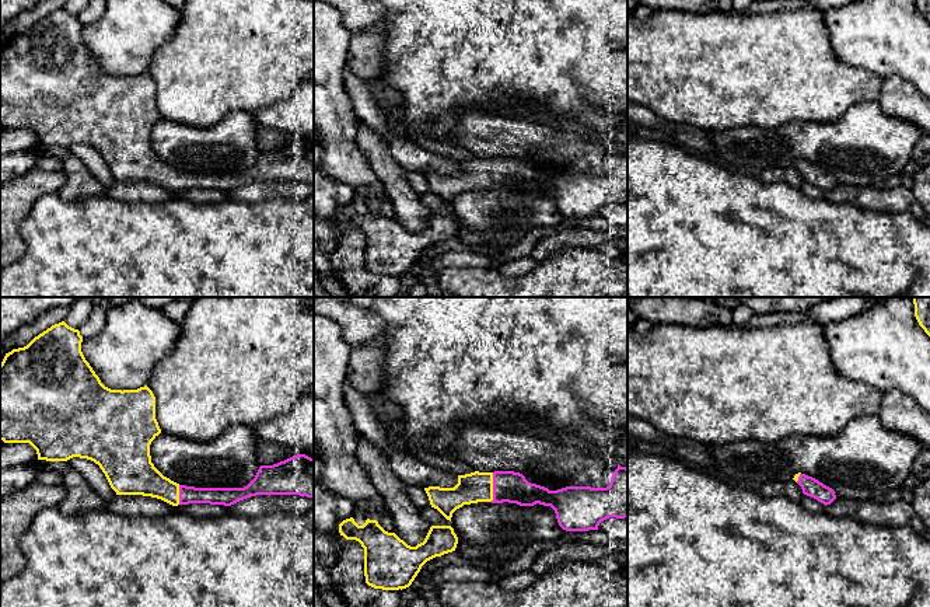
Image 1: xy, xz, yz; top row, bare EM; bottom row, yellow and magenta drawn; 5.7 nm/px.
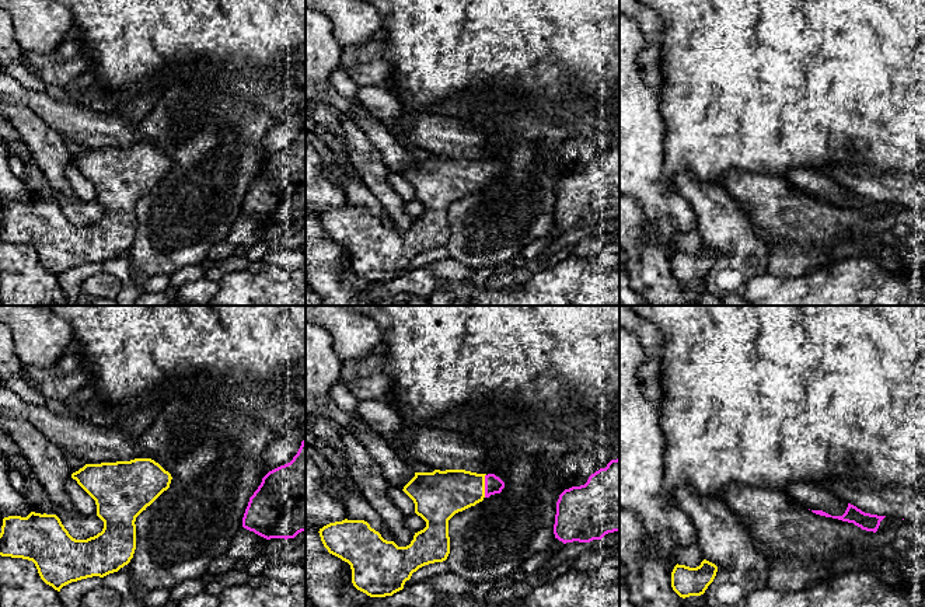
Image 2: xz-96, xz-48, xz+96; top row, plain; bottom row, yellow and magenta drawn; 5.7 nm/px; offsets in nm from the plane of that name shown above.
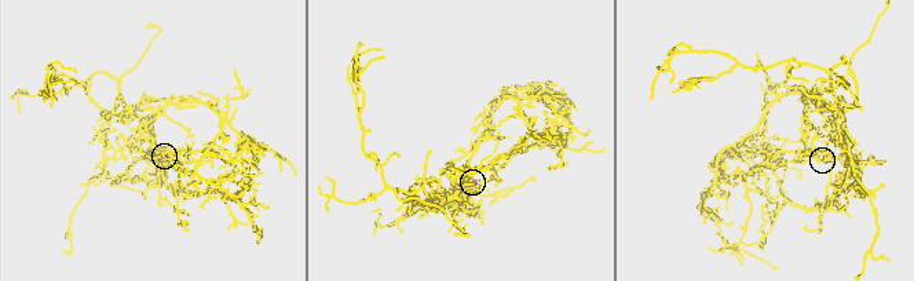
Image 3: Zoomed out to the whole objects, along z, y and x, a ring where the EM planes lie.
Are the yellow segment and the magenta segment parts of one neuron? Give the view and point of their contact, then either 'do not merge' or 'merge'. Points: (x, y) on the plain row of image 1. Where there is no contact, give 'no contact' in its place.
contact xz (492, 173); merge

